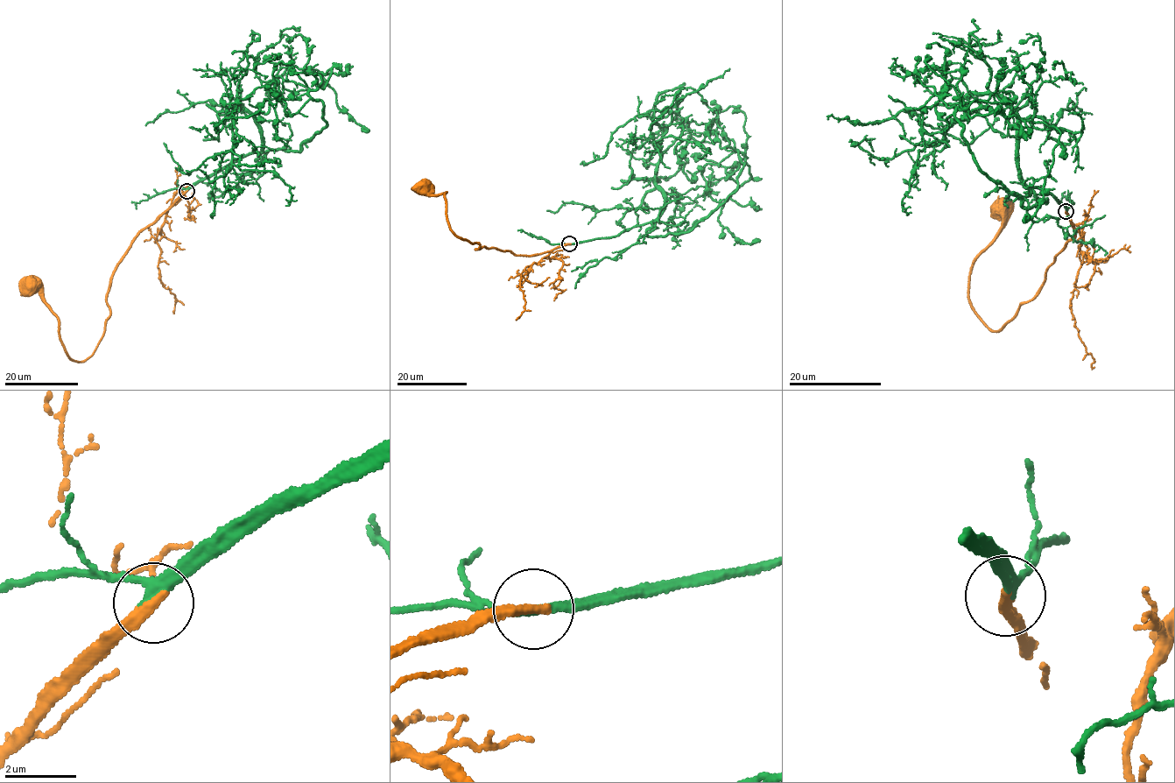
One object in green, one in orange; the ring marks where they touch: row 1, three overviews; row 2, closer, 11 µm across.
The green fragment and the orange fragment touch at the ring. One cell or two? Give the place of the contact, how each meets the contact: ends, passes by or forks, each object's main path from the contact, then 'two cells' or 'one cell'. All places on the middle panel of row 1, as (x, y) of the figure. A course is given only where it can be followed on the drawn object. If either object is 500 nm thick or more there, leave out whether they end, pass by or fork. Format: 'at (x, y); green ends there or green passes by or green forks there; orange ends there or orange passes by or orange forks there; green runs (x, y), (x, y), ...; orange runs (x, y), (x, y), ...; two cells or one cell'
at (569, 243); green passes by; orange ends there; green runs (569, 244), (650, 222), (648, 235), (687, 233), (736, 189), (735, 150), (750, 179), (718, 221), (760, 240); orange runs (569, 244), (532, 256), (482, 246), (475, 250), (479, 243), (451, 229), (446, 191), (431, 194), (423, 189); one cell

